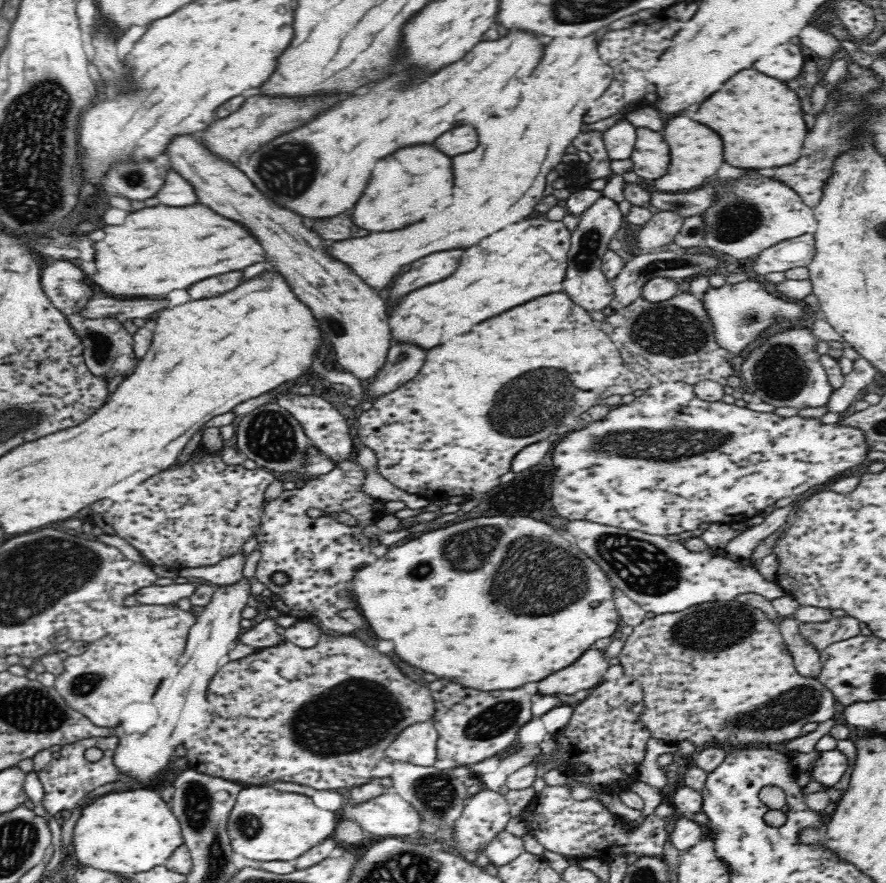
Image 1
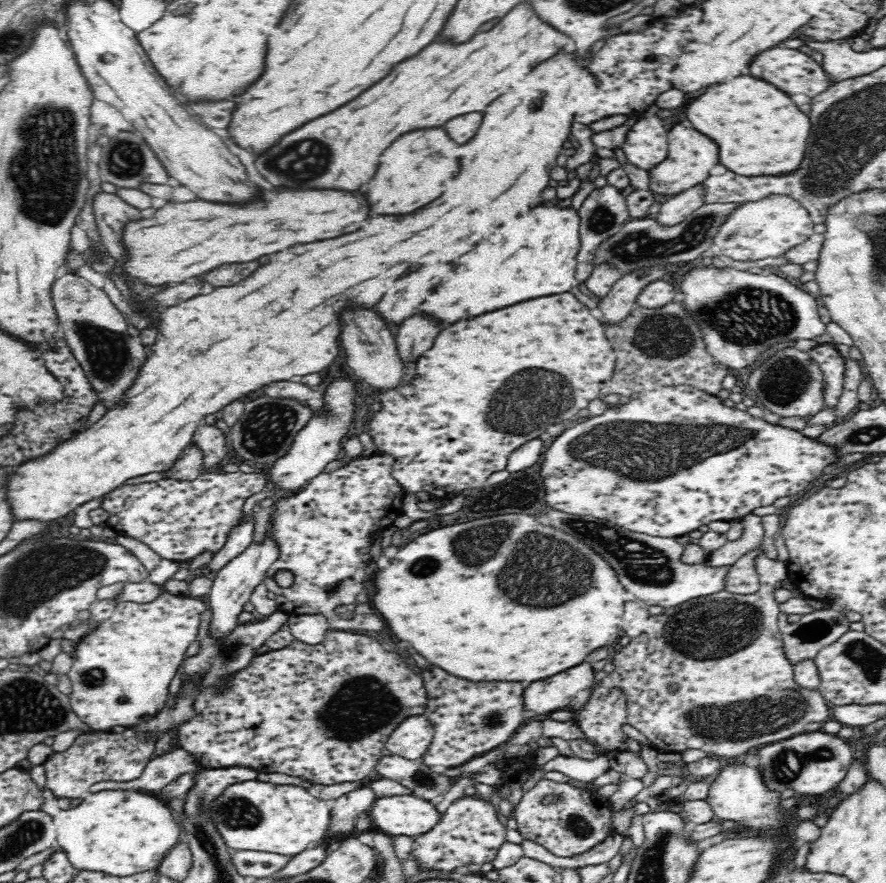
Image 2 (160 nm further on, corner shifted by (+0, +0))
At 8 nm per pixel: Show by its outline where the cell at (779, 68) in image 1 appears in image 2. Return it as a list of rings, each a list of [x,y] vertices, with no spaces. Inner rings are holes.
[[[782,44],[780,48],[770,48],[764,52],[764,56],[754,62],[750,66],[750,74],[754,78],[762,78],[774,86],[778,86],[778,90],[786,92],[786,94],[806,94],[811,99],[825,90],[828,90],[834,83],[833,78],[824,70],[820,62],[816,62],[810,55],[799,51],[798,49],[790,49]]]

